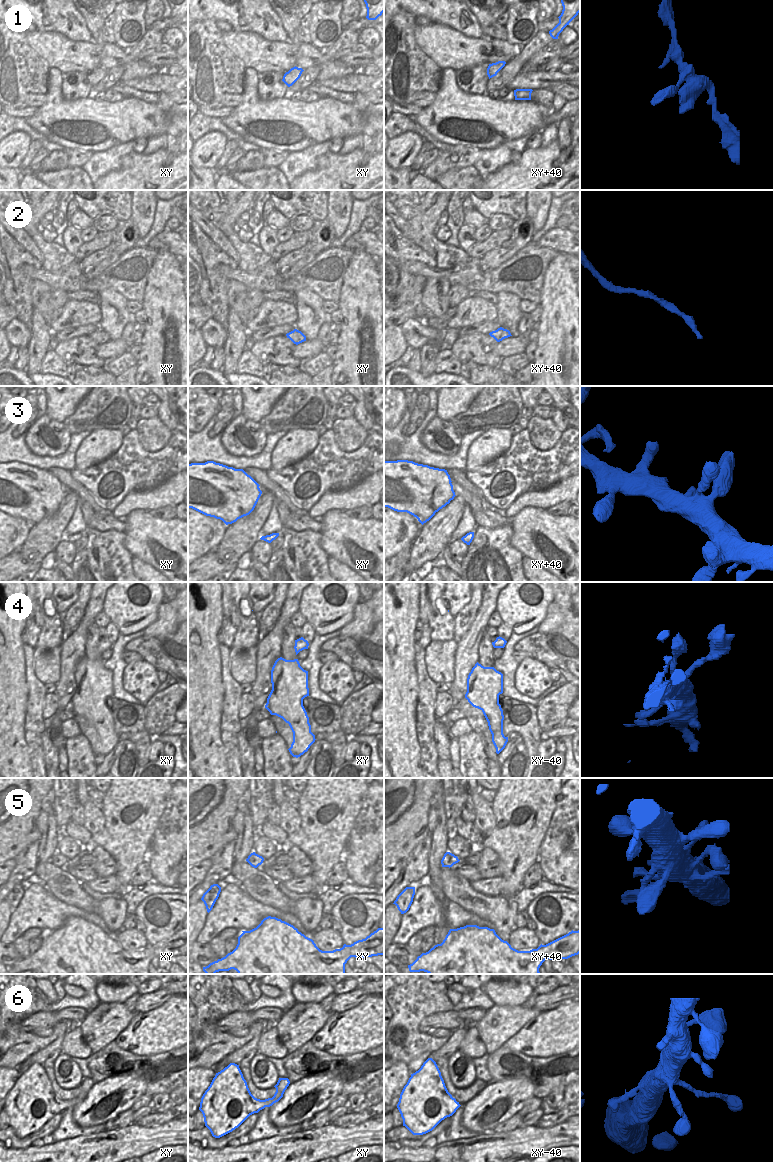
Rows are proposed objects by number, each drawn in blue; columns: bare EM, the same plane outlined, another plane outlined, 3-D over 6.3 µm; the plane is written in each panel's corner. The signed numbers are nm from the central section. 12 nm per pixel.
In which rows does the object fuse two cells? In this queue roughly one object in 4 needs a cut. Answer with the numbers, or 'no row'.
2

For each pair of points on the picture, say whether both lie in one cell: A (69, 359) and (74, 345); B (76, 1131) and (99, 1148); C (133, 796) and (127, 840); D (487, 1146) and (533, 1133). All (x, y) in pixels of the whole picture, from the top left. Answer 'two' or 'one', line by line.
A: one
B: two
C: one
D: one

